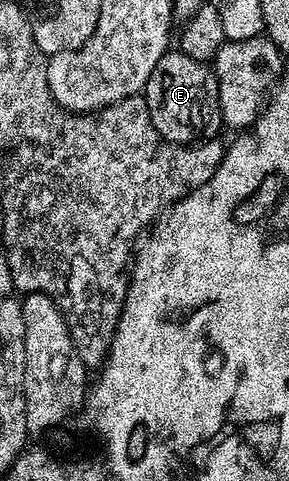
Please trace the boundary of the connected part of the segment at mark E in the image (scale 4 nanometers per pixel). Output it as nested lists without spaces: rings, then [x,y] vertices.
[[[179,49],[168,50],[158,65],[154,65],[154,73],[150,73],[142,96],[154,129],[167,143],[191,145],[211,139],[217,134],[216,130],[221,130],[215,70],[207,63],[194,61],[194,57],[186,57]]]

